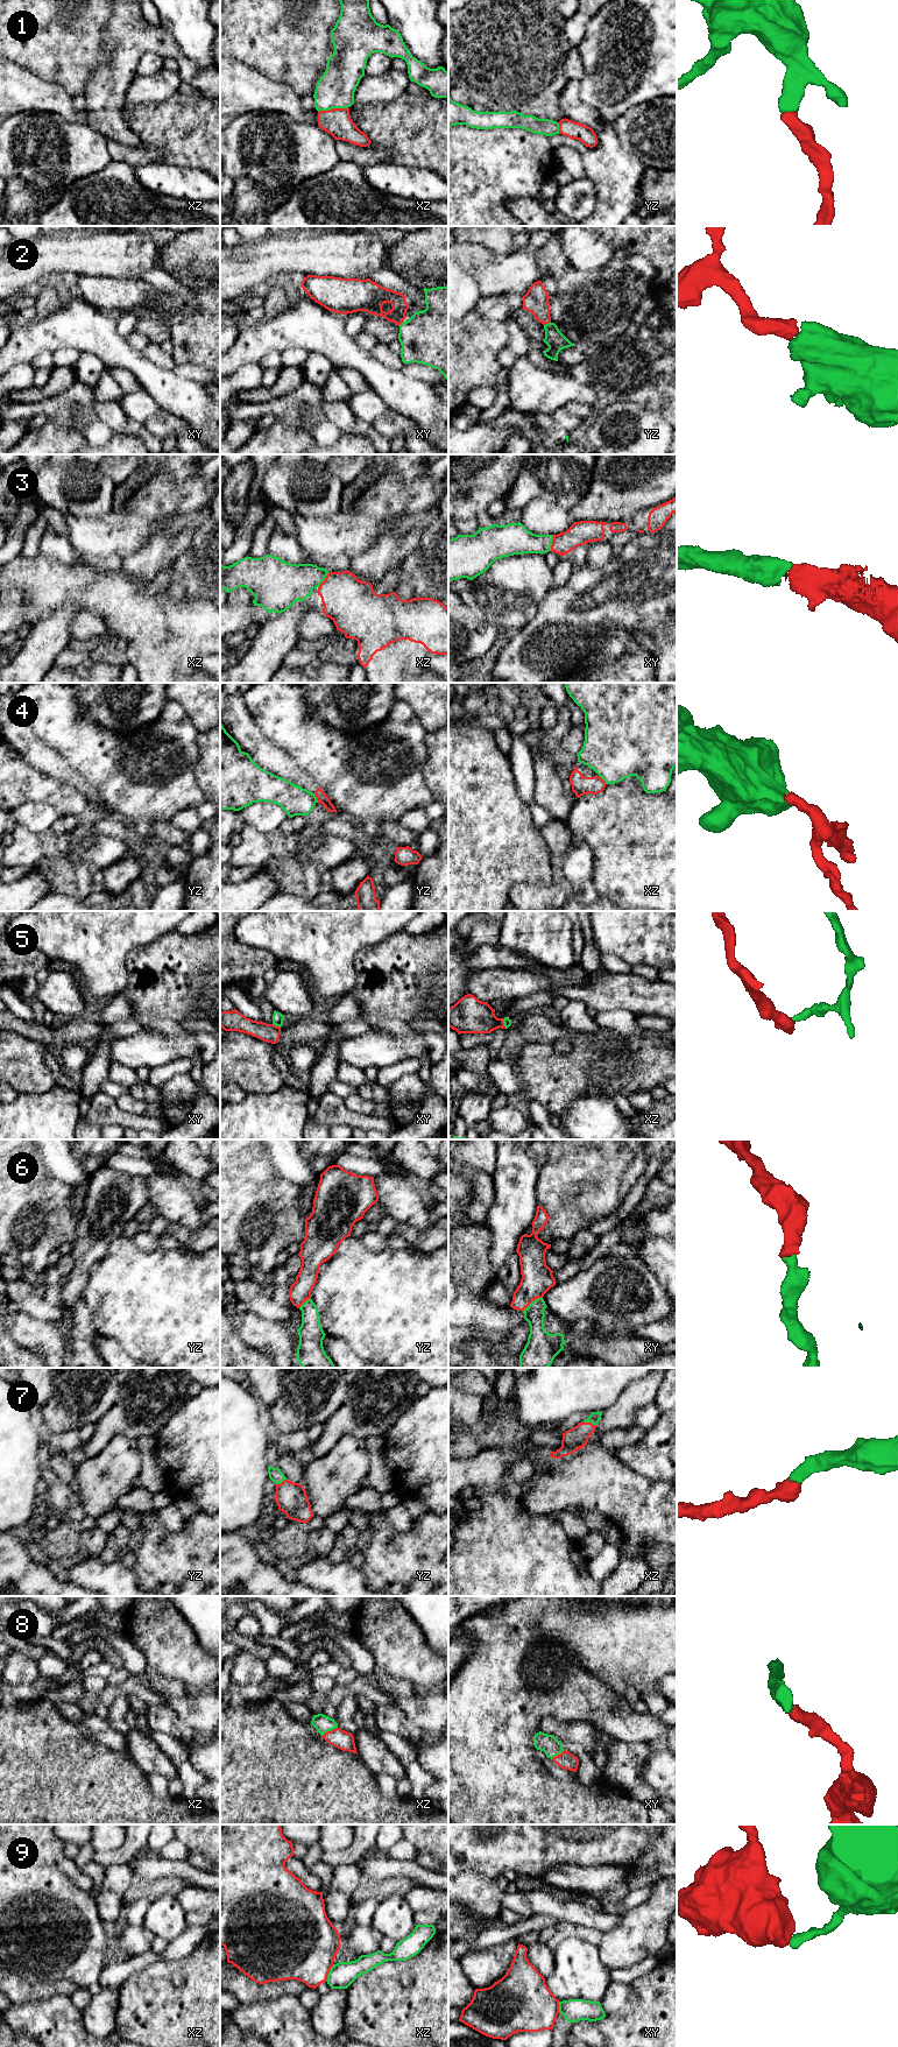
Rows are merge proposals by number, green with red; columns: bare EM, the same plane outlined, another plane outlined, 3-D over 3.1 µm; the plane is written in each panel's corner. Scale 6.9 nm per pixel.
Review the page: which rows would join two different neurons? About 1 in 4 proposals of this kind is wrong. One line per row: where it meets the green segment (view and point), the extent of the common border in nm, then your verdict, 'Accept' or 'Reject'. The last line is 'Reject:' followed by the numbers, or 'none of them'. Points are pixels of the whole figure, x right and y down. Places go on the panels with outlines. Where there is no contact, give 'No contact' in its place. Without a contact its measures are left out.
1: Touches green at xz (332, 107). Shared border 220 nm. Accept
2: Touches green at yz (546, 324). Shared border 50 nm. Accept
3: Touches green at xz (324, 579). Shared border 140 nm. Accept
4: Touches green at yz (316, 798). Shared border 70 nm. Reject
5: Touches green at xy (276, 1025). Shared border 70 nm. Reject
6: Touches green at xy (532, 1301). Shared border 170 nm. Accept
7: Touches green at xz (589, 1421). Shared border 110 nm. Accept
8: Touches green at xz (329, 1730). Shared border 130 nm. Accept
9: Touches green at xz (329, 1973). Shared border 130 nm. Reject
Reject: 4, 5, 9

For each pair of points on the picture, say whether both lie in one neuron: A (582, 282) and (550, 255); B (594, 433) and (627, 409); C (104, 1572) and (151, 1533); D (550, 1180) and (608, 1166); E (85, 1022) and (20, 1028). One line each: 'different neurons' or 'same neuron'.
A: same neuron
B: same neuron
C: different neurons
D: same neuron
E: same neuron

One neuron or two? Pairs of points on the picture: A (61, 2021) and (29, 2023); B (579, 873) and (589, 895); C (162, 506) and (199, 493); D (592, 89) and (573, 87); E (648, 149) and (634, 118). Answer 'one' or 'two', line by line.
A: one
B: one
C: one
D: two
E: one

